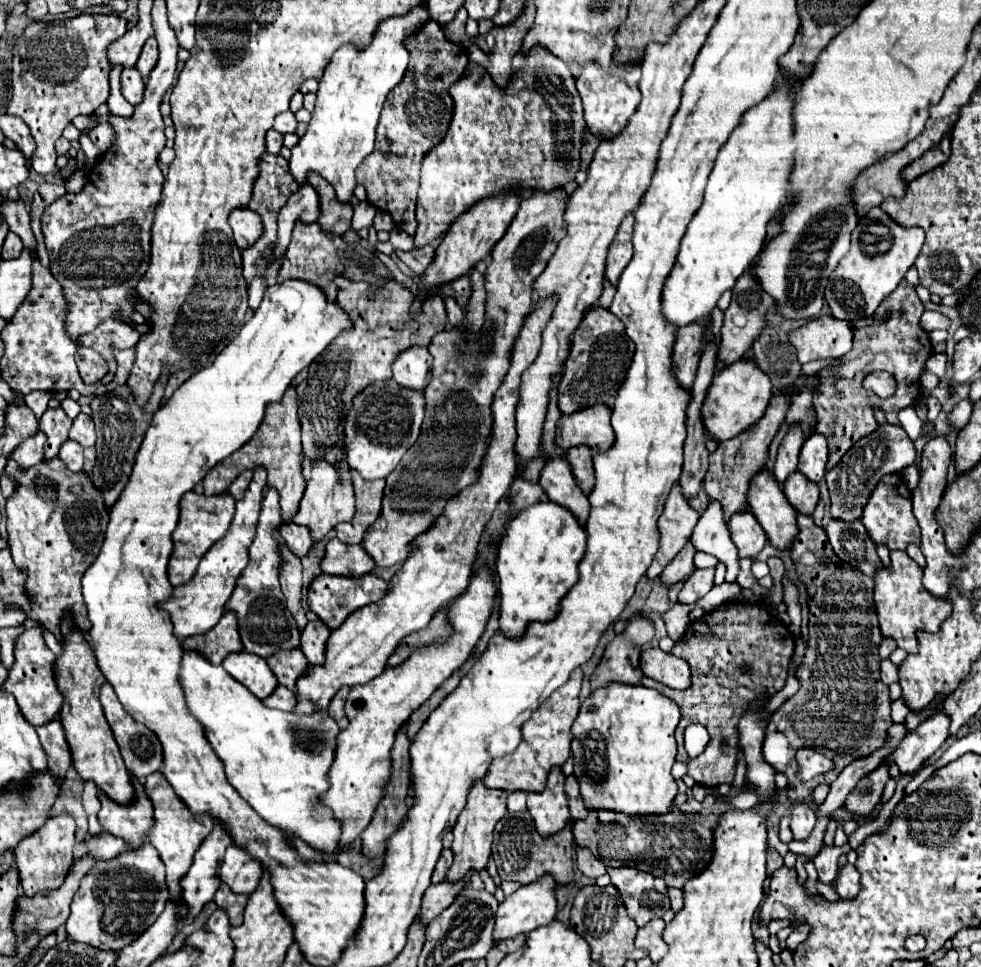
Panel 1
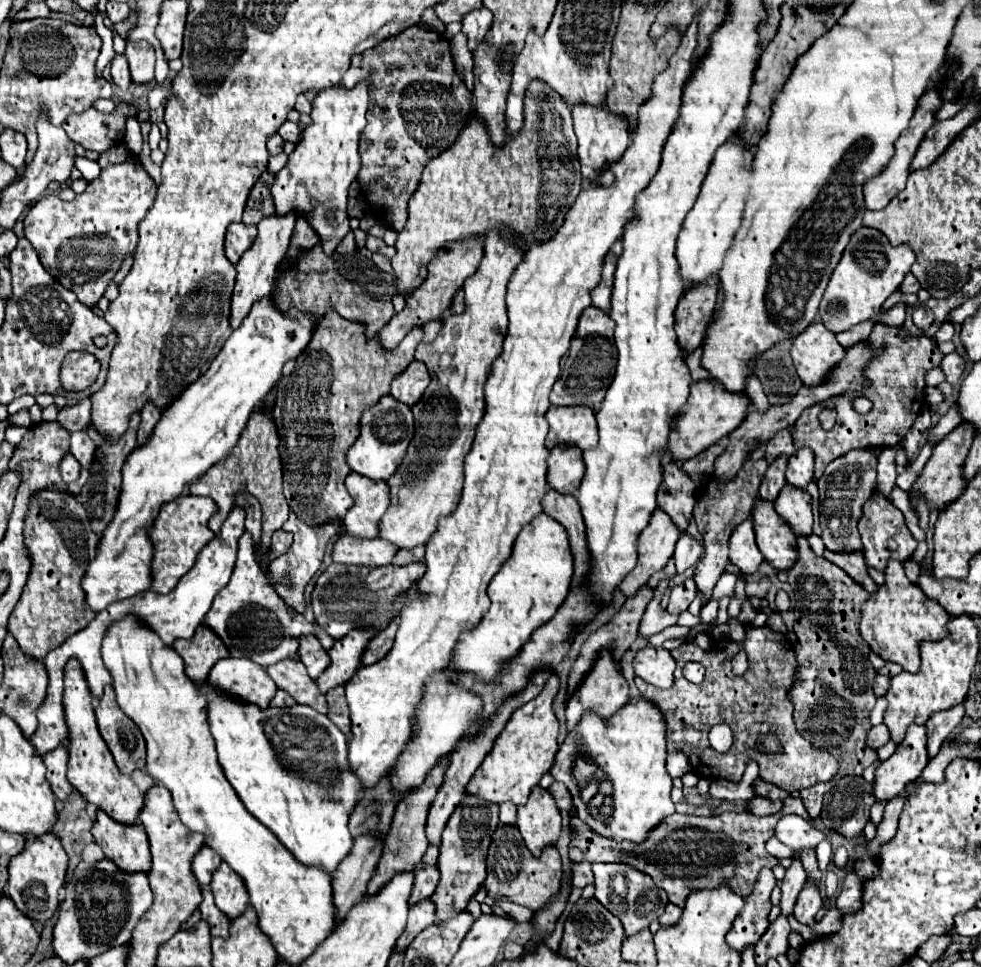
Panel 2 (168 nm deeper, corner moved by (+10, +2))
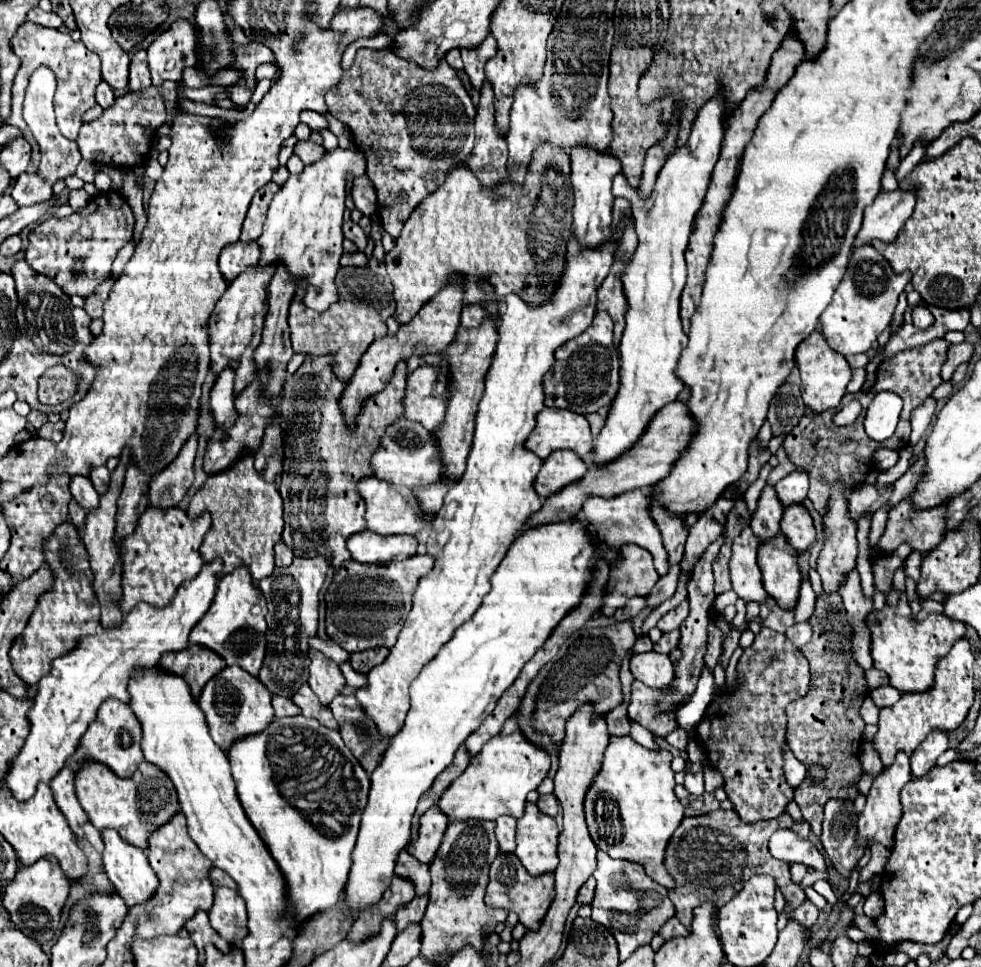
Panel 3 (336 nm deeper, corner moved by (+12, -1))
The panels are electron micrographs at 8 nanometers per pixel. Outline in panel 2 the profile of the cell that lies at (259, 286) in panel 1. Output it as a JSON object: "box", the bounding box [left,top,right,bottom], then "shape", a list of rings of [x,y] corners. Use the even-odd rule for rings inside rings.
{"box":[229,213,295,329],"shape":[[[287,213],[283,217],[277,217],[277,215],[265,217],[257,225],[257,229],[259,229],[257,241],[253,243],[251,249],[247,249],[243,253],[243,257],[235,265],[237,267],[237,281],[235,281],[235,289],[233,289],[233,297],[231,297],[231,317],[229,317],[229,323],[233,329],[237,329],[241,325],[241,321],[249,315],[253,303],[271,295],[273,281],[277,277],[277,267],[287,253],[289,239],[293,235],[293,227],[295,227],[295,213]]]}

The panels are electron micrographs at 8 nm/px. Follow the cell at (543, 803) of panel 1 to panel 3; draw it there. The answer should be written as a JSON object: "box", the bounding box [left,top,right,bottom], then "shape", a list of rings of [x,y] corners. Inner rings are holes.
{"box":[517,802,557,876],"shape":[[[527,802],[525,814],[517,820],[517,848],[521,864],[529,874],[539,876],[557,868],[557,824],[543,814],[535,802]]]}

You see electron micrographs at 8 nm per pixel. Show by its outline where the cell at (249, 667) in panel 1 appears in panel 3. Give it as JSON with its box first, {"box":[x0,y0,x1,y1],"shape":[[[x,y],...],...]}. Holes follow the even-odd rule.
{"box":[199,666,273,752],"shape":[[[227,666],[213,680],[209,680],[199,696],[199,706],[205,712],[213,740],[225,752],[231,746],[231,742],[235,742],[237,738],[253,732],[261,732],[273,720],[269,690],[263,686],[263,682],[257,676],[251,676],[239,666]]]}

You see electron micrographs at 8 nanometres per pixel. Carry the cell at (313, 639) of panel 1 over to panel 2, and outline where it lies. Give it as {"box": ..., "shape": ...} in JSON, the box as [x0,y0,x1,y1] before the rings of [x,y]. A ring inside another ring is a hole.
{"box":[299,637,329,681],"shape":[[[315,637],[299,641],[299,657],[301,657],[303,665],[307,667],[307,673],[313,681],[327,669],[327,663],[329,663],[327,651],[321,647],[319,639],[315,639]]]}

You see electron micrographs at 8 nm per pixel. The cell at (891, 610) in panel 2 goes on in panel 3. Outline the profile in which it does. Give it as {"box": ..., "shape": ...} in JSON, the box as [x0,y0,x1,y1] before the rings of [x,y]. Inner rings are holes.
{"box":[865,592,965,692],"shape":[[[899,592],[899,602],[883,610],[867,614],[865,624],[871,632],[871,658],[877,670],[889,674],[889,684],[901,692],[925,692],[933,684],[933,670],[937,658],[945,656],[951,646],[965,636],[965,624],[943,614],[941,602],[927,598],[921,602],[921,610],[913,614],[907,594]]]}

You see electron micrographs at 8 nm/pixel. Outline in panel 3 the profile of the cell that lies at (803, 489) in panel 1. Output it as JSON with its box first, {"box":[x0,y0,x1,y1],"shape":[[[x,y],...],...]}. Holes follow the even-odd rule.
{"box":[781,504,815,552],"shape":[[[791,504],[783,510],[781,534],[785,534],[789,544],[799,552],[807,550],[815,542],[813,520],[803,504]]]}

